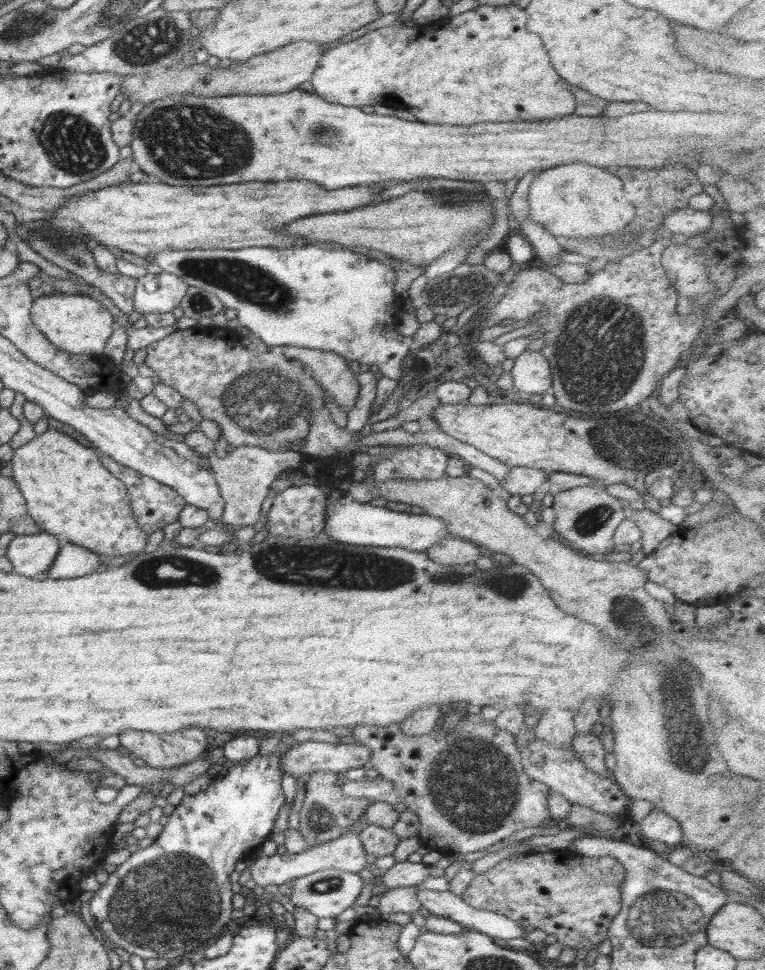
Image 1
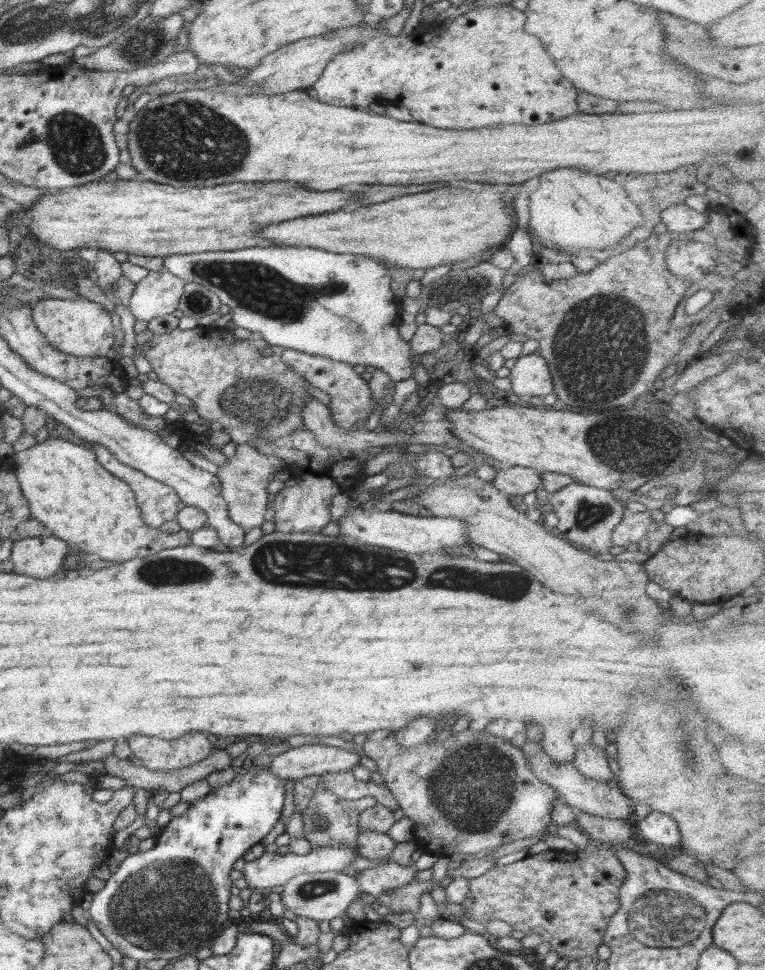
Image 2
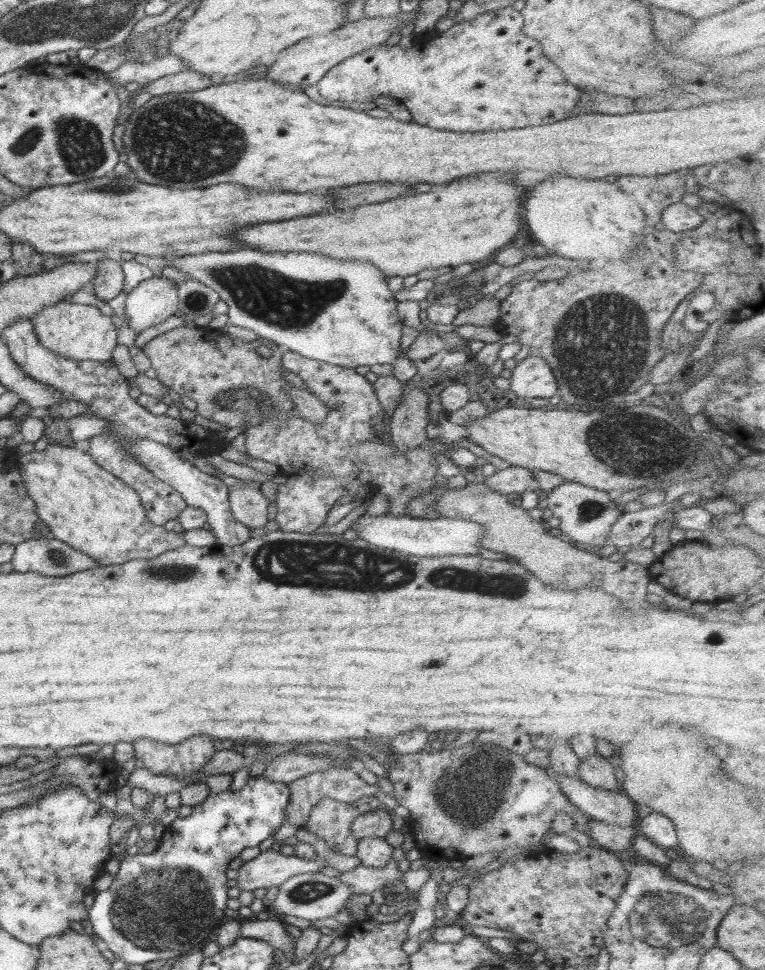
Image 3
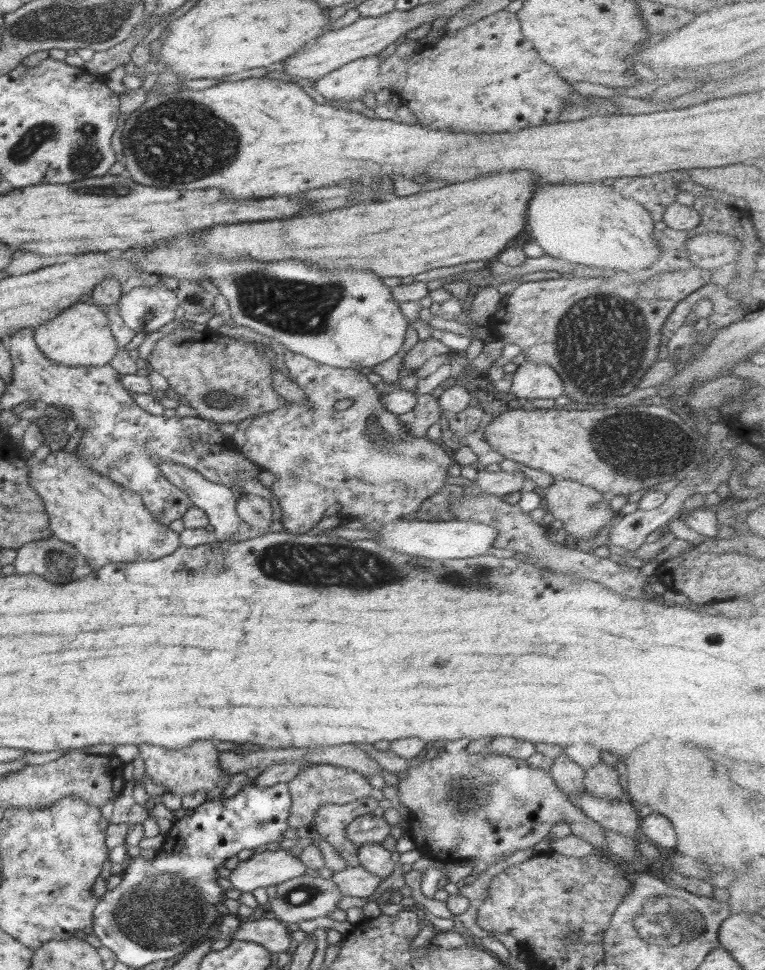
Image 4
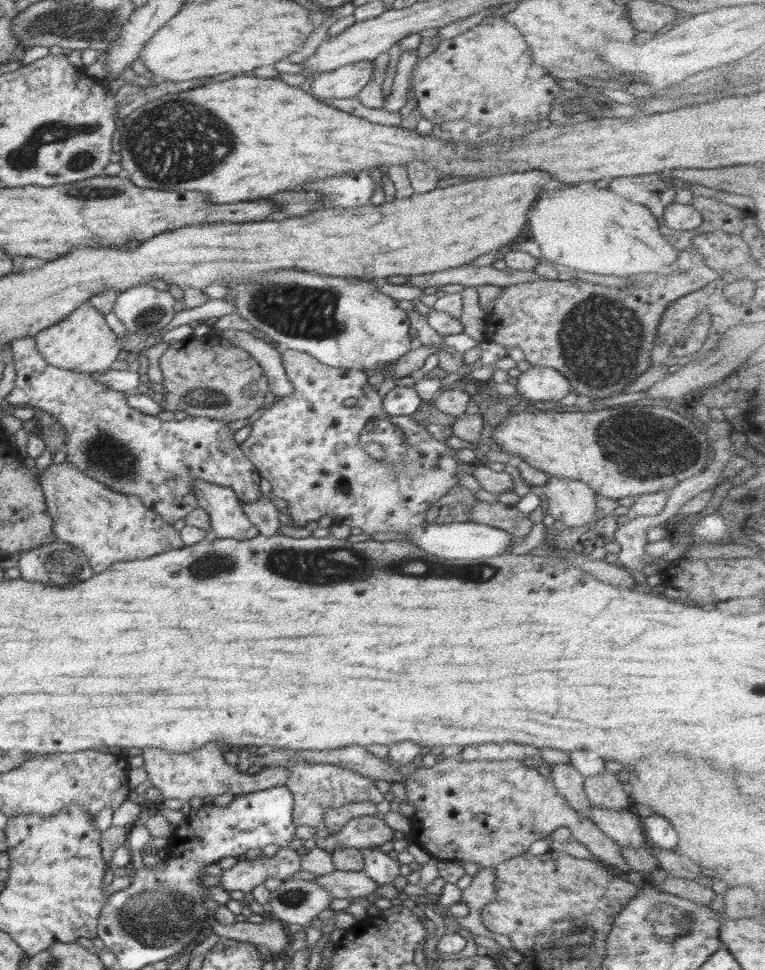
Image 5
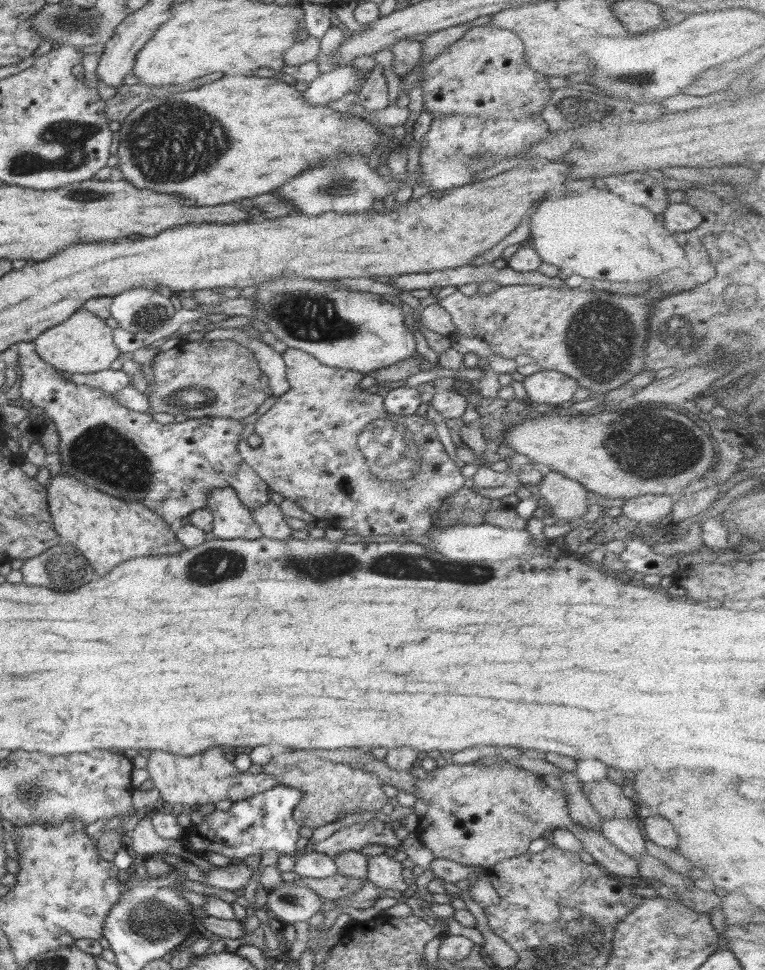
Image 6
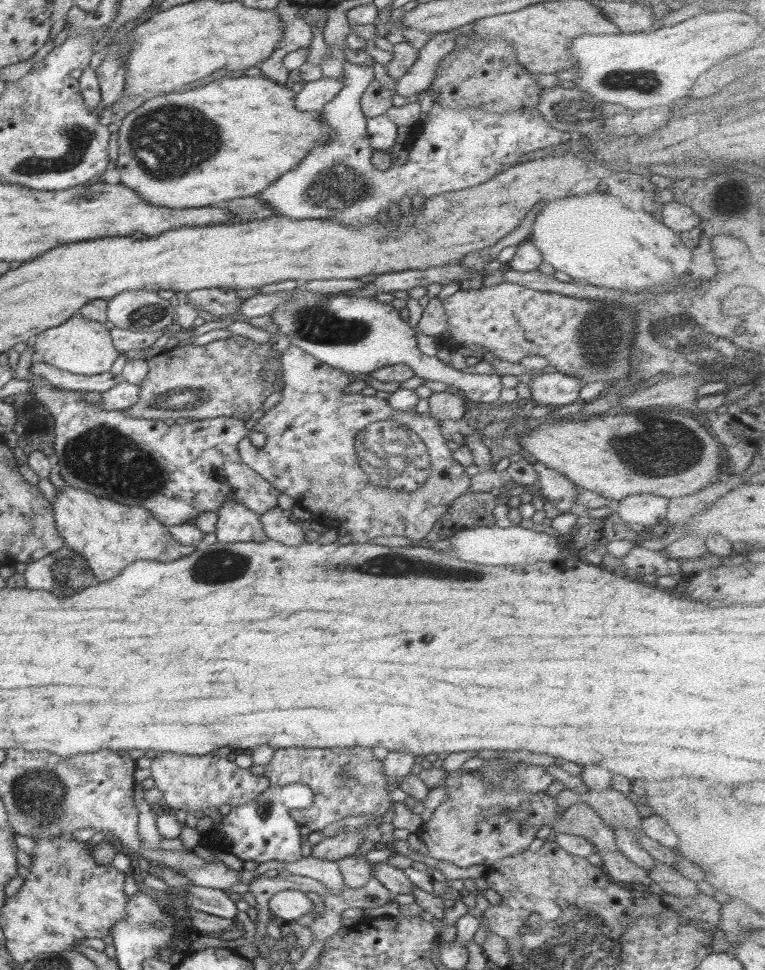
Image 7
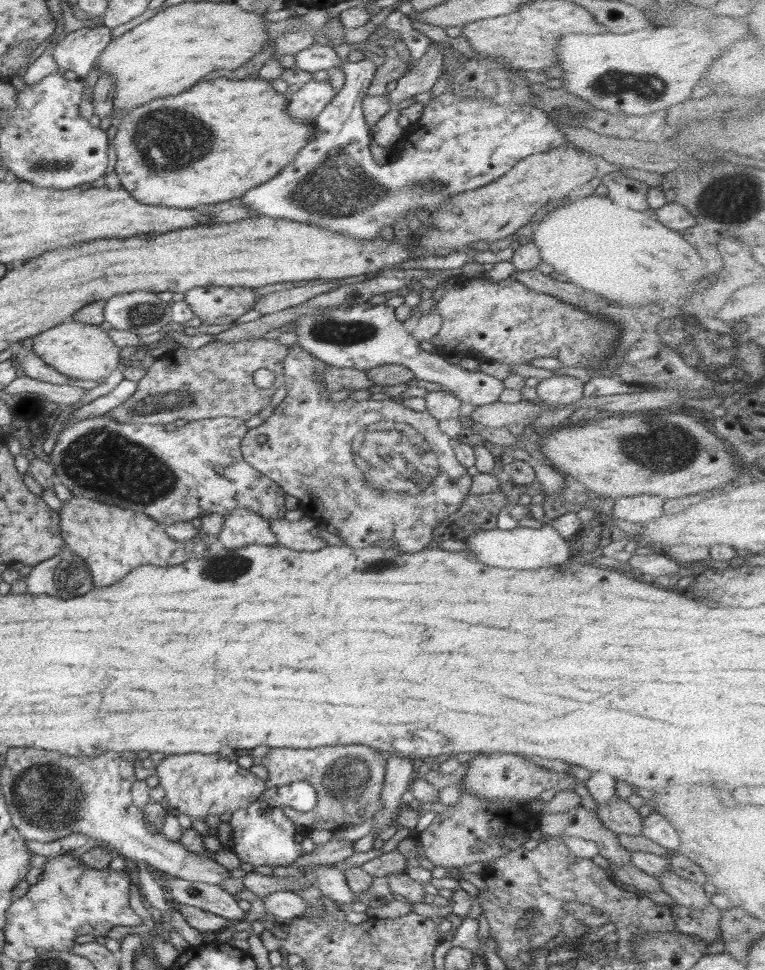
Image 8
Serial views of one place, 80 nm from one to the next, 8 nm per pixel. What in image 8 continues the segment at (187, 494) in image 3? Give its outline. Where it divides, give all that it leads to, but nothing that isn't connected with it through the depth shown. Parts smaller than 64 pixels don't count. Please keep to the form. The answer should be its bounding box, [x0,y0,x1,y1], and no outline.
[218,508,280,550]

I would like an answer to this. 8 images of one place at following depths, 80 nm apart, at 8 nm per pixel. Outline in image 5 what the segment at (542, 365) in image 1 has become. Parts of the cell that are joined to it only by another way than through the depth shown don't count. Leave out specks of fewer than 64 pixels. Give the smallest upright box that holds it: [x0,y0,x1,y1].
[517,365,571,401]

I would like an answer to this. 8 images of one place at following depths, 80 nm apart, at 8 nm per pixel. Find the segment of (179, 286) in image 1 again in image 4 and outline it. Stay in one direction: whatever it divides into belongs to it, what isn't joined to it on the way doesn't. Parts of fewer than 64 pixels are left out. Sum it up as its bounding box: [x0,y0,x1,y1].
[118,283,179,335]

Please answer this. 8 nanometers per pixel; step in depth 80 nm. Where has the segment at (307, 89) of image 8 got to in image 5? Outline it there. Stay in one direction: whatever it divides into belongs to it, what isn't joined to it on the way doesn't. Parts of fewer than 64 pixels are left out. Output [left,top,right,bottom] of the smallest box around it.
[310,62,373,102]

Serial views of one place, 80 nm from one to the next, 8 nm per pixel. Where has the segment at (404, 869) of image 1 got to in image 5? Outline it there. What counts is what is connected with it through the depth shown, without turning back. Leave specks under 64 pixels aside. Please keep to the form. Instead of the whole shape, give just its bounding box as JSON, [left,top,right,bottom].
[314,869,378,898]

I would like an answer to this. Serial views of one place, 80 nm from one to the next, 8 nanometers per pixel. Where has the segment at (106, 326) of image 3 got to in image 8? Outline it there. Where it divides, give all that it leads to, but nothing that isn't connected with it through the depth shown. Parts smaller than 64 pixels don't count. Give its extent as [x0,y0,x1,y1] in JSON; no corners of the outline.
[33,320,121,380]

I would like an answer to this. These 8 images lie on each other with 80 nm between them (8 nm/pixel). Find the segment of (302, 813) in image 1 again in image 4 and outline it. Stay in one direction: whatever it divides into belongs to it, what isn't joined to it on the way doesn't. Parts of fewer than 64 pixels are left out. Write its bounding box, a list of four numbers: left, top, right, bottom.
[312,797,380,867]

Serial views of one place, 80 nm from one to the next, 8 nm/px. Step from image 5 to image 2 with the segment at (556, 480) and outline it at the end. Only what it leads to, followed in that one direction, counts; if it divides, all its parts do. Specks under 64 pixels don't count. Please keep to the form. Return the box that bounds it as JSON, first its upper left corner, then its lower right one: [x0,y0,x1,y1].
[549,482,628,554]

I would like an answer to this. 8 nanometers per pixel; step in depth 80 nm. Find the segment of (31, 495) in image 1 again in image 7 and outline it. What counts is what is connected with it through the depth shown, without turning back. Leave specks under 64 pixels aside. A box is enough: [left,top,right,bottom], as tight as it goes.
[51,484,197,582]

